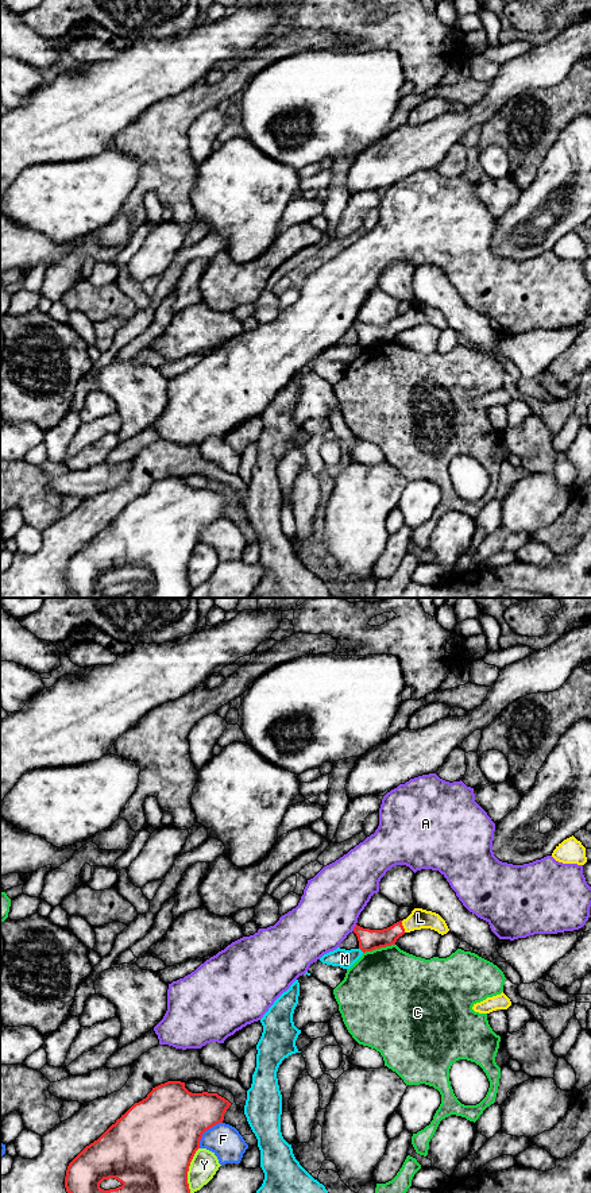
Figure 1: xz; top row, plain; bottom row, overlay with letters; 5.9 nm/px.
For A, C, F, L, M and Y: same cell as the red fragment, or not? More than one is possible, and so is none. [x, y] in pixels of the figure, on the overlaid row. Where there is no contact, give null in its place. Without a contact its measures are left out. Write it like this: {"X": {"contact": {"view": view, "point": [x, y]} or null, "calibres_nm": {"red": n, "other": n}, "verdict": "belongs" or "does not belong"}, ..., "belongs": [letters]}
{"A": {"contact": {"view": "xz", "point": [354, 927]}, "calibres_nm": {"red": 130, "other": 360}, "verdict": "does not belong"}, "C": {"contact": {"view": "xz", "point": [378, 948]}, "calibres_nm": {"red": 130, "other": 480}, "verdict": "does not belong"}, "F": {"contact": {"view": "xz", "point": [205, 1130]}, "calibres_nm": {"red": 440, "other": 190}, "verdict": "does not belong"}, "L": {"contact": {"view": "xz", "point": [402, 926]}, "calibres_nm": {"red": 130, "other": 120}, "verdict": "belongs"}, "M": {"contact": {"view": "xz", "point": [362, 950]}, "calibres_nm": {"red": 130, "other": 110}, "verdict": "does not belong"}, "Y": {"contact": {"view": "xz", "point": [188, 1170]}, "calibres_nm": {"red": 480, "other": 160}, "verdict": "does not belong"}, "belongs": ["L"]}

